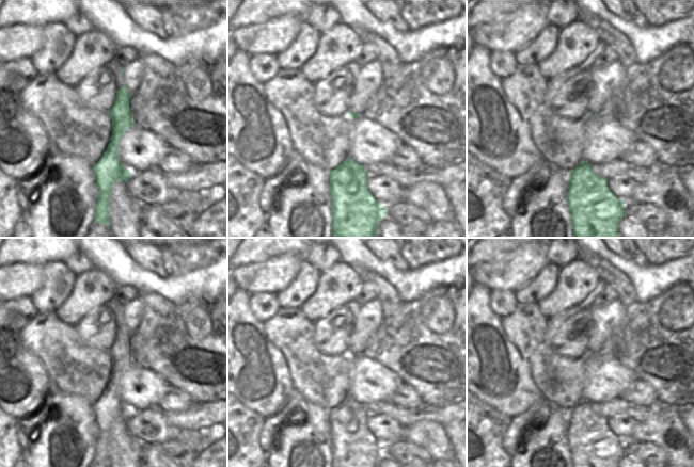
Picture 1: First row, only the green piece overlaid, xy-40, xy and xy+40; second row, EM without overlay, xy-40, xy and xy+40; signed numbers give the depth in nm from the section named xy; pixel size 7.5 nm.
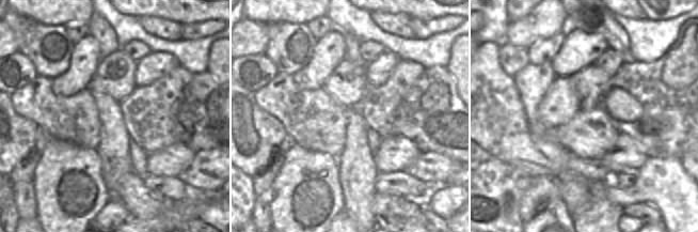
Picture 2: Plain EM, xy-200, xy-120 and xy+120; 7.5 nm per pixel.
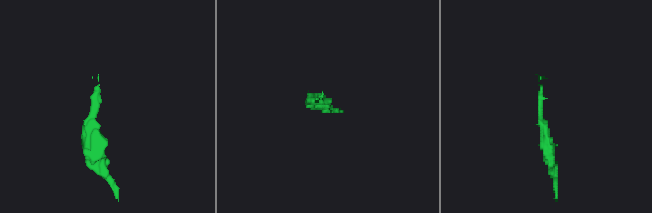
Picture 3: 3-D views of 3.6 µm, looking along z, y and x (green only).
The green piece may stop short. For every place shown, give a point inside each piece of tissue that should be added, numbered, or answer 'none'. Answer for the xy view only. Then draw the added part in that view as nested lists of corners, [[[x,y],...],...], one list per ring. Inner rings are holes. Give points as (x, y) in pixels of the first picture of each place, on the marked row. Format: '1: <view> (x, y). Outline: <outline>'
none.

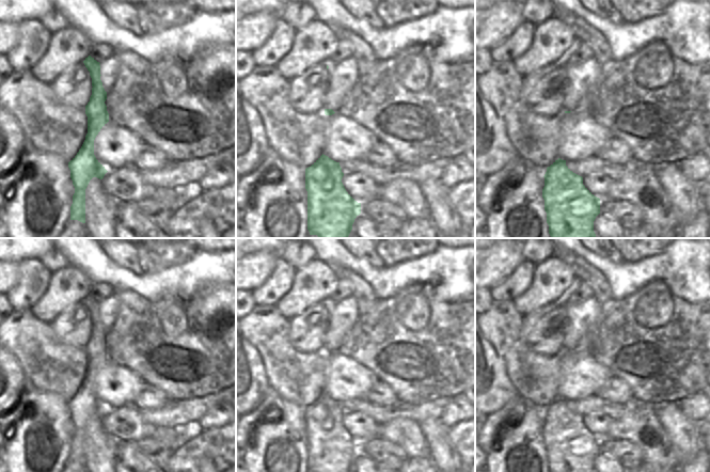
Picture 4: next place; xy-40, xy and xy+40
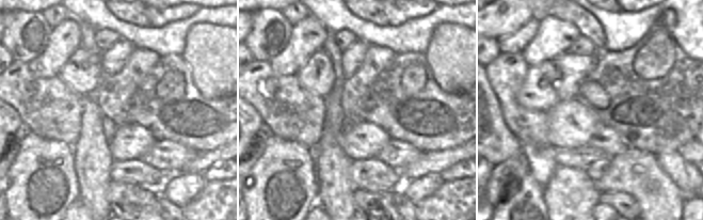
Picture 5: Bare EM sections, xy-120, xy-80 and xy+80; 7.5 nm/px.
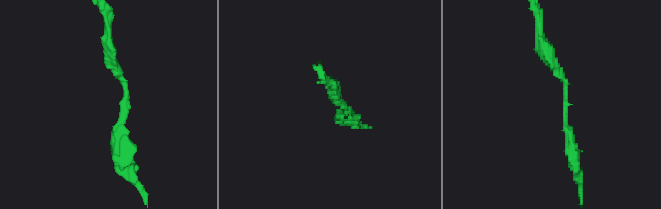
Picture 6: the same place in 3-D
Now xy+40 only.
none.

